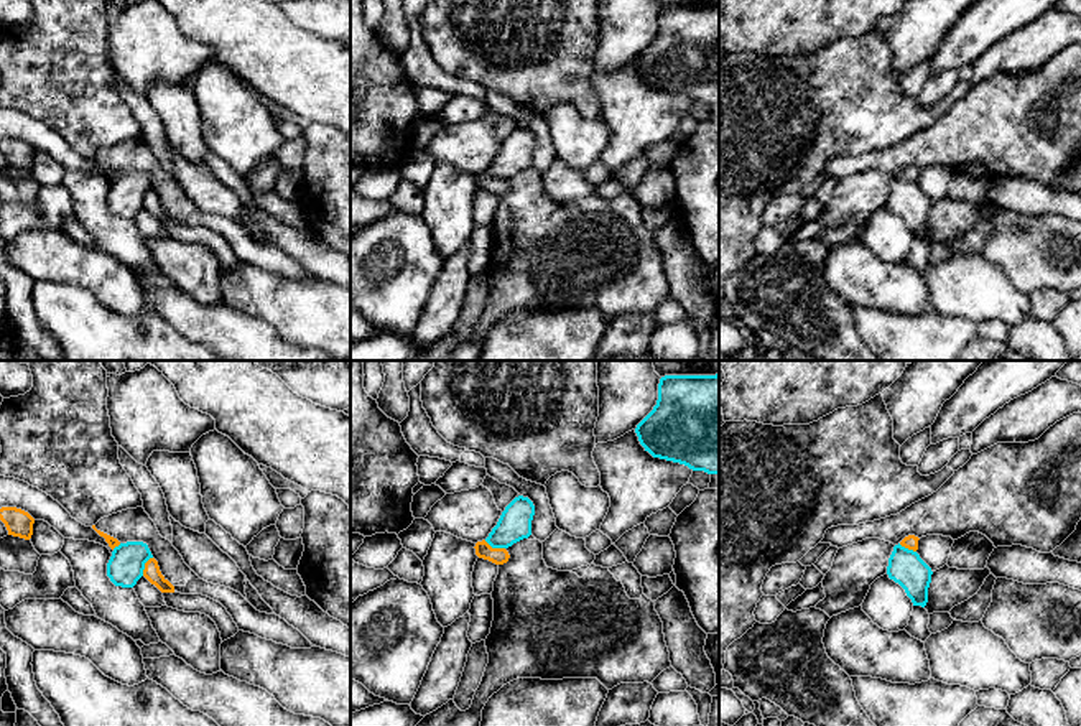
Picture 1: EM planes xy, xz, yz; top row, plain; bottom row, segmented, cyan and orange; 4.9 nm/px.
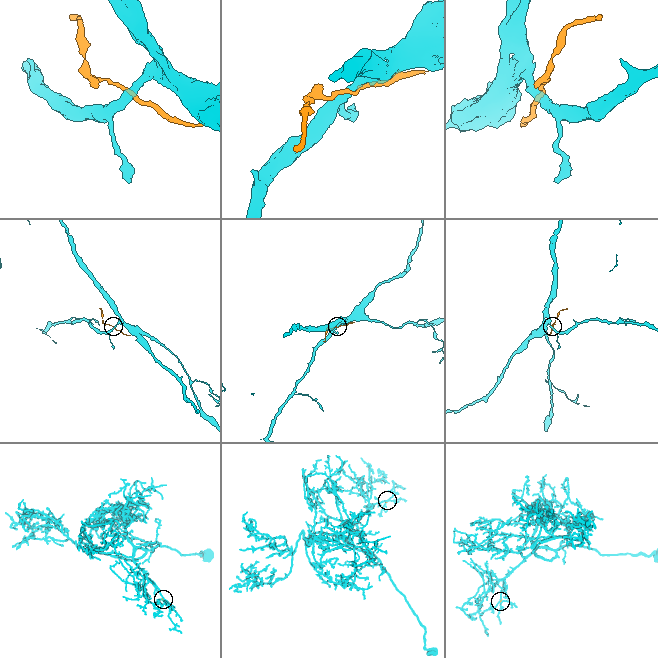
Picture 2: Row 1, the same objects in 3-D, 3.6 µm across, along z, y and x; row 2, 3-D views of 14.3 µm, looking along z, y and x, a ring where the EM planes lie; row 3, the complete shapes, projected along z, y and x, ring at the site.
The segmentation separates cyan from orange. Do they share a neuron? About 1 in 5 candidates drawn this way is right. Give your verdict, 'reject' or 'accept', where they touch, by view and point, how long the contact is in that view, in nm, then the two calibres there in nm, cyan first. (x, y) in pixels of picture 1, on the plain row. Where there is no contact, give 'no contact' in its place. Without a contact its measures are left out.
reject | xy (143, 198) | 110 nm | 180/80 nm

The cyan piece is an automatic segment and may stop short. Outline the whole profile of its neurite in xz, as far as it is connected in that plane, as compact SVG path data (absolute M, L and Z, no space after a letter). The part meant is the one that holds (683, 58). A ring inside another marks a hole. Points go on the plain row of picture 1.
M719 5L661 8L656 36L637 56L635 64L653 89L719 105Z

